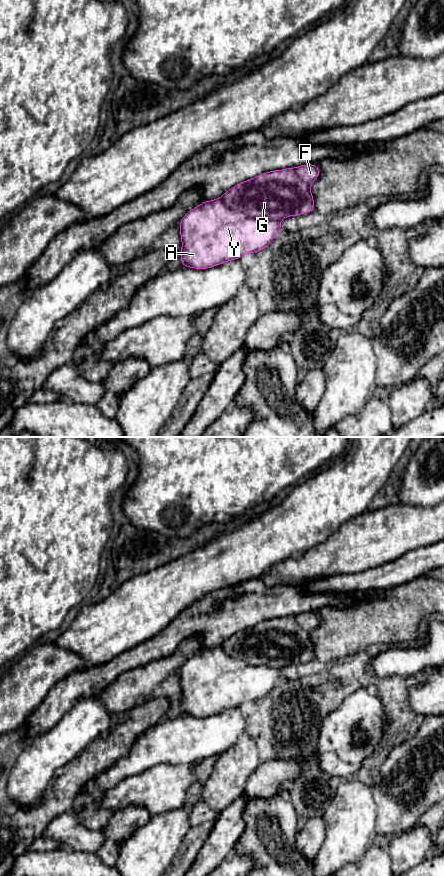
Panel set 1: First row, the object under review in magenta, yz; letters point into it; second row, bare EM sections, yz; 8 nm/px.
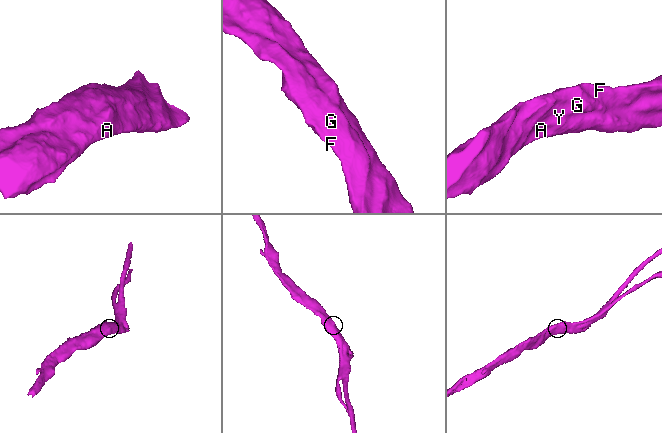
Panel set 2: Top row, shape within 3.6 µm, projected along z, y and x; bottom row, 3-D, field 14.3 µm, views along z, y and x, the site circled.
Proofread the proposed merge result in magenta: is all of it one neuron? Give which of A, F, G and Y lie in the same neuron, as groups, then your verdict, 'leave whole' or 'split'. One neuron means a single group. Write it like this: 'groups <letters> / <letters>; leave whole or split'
groups A F G Y; leave whole

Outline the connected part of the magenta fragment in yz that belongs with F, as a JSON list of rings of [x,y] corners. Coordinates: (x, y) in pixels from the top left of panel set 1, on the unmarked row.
[[[316,612],[273,618],[262,621],[250,628],[240,630],[225,640],[220,646],[204,649],[188,659],[179,671],[182,696],[182,715],[198,718],[218,714],[224,710],[238,708],[243,702],[257,701],[265,697],[283,679],[280,669],[288,664],[299,664],[316,658],[310,633],[320,623]]]

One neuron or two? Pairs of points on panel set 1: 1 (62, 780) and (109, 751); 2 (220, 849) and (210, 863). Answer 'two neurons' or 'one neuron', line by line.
1: one neuron
2: one neuron

